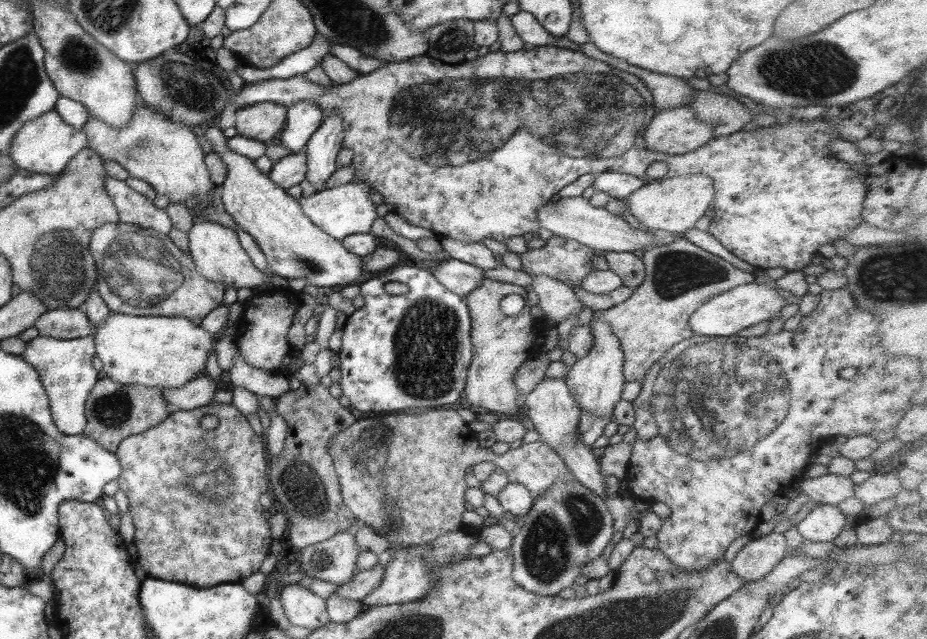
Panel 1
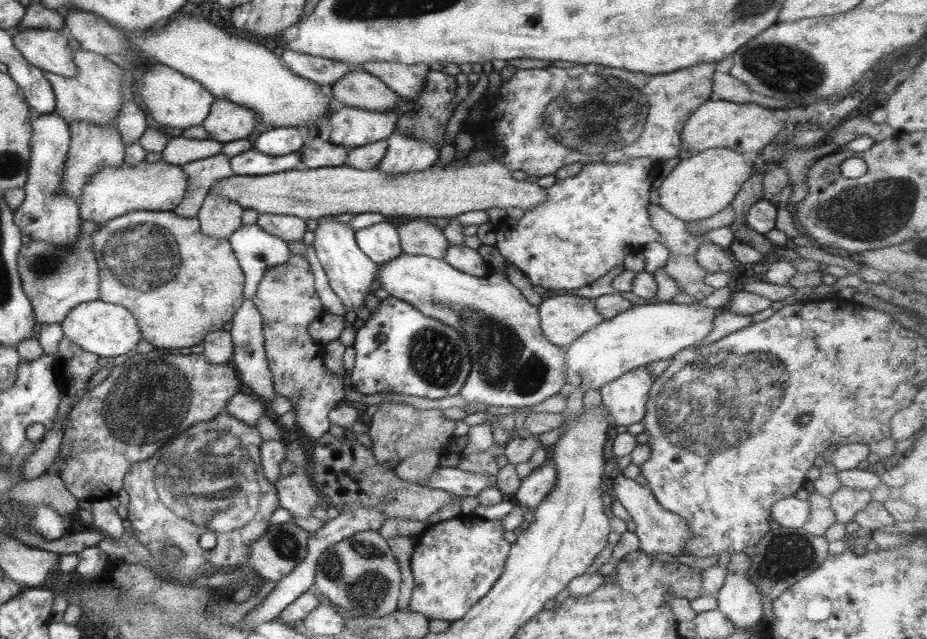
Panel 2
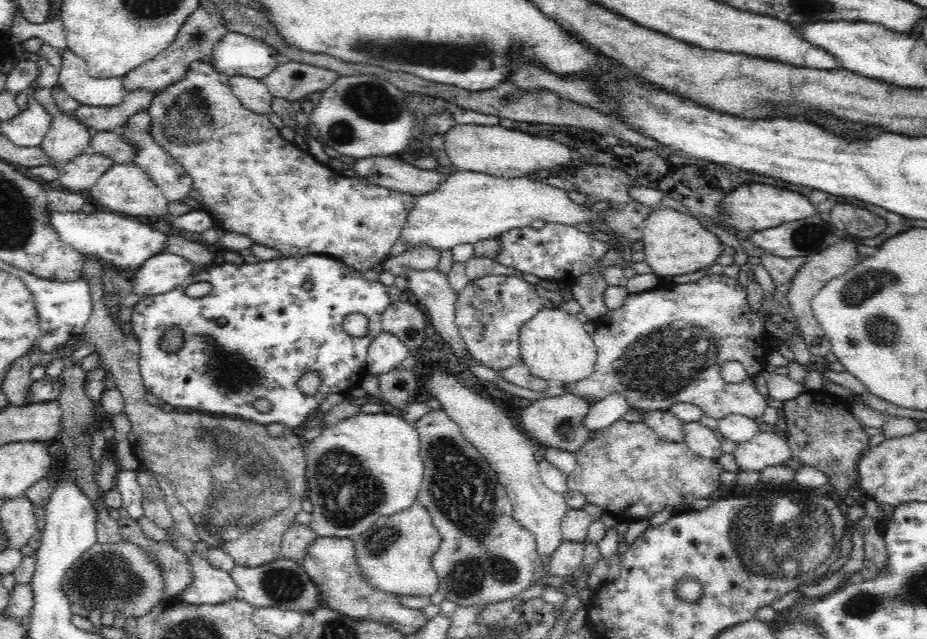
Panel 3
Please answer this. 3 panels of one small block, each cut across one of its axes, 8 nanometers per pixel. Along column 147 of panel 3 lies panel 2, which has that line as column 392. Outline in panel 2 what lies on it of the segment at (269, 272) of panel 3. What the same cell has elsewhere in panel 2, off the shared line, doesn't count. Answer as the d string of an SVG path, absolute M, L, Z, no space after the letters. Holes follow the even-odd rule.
M391 296L380 300L367 320L358 322L352 347L355 354L349 380L363 395L395 392L431 400L453 396L472 367L469 348L459 332Z

